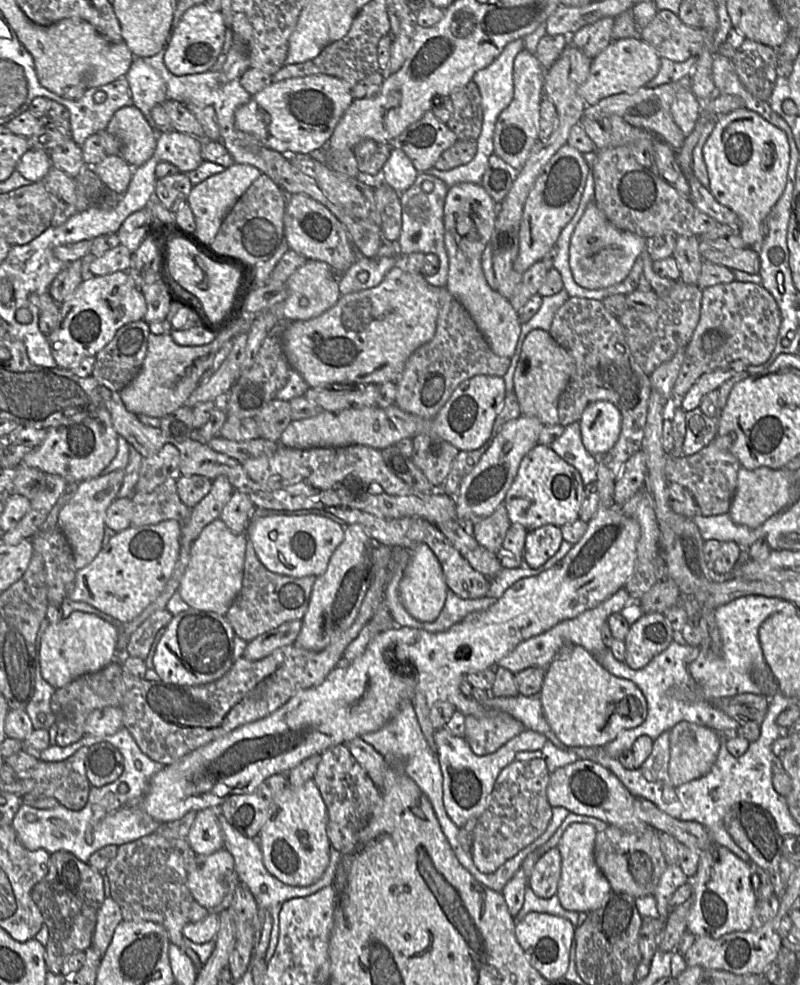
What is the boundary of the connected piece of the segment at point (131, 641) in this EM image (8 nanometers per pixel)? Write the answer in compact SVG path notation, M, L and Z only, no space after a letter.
M159 610L150 615L128 638L126 655L145 660L158 631L166 627L173 615L167 610Z

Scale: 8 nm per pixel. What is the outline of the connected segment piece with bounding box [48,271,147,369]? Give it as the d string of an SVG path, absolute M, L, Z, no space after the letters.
M128 271L104 276L87 275L61 305L57 326L48 336L51 354L60 368L71 369L86 357L95 357L124 325L142 320L146 301Z

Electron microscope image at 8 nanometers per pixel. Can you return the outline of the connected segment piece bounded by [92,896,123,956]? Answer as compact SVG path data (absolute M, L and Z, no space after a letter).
M106 896L97 911L96 927L92 938L93 947L103 956L109 947L114 931L123 921L119 905L111 896Z

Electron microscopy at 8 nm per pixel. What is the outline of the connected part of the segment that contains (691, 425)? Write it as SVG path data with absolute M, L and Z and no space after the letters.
M698 407L685 413L686 435L682 452L693 455L706 447L716 436L718 422L716 418L706 416Z

